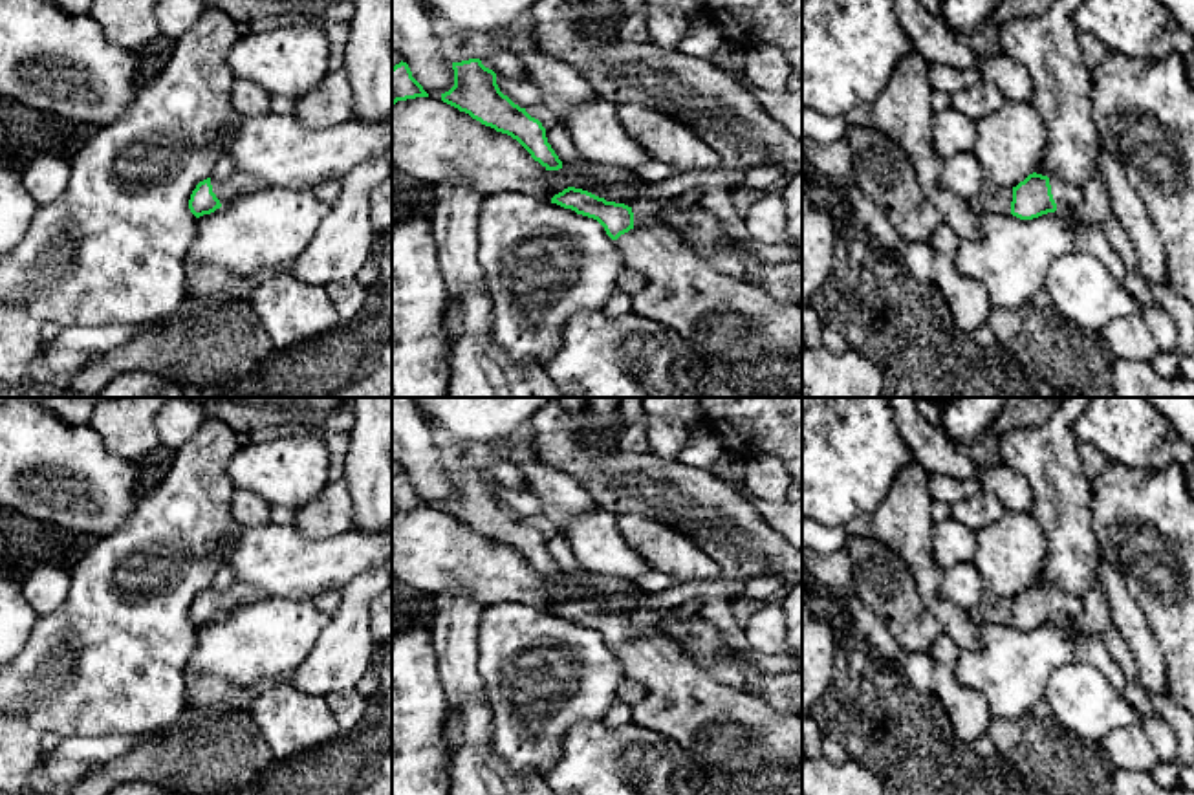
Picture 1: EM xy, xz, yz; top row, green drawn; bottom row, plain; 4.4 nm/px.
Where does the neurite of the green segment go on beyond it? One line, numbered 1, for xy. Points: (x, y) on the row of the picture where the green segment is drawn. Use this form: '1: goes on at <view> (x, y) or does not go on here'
1: goes on at xy (238, 182)

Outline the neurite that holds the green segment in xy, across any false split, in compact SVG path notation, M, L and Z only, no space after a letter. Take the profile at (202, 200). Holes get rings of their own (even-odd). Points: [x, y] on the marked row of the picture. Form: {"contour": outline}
{"contour": "M236 169L225 180L207 178L200 181L190 194L189 209L196 218L200 218L203 214L214 212L236 196L255 192L264 187L266 183L262 180Z"}

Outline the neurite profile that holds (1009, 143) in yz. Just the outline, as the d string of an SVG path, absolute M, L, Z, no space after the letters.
M1009 101L976 123L972 154L985 180L1016 187L1037 172L1046 152L1044 117L1031 103Z

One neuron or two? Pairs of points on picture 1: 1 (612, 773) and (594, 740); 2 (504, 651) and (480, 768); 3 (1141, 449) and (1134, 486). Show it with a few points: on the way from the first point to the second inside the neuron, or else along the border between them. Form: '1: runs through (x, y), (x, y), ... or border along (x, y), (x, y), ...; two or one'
1: runs through (605, 766), (594, 755), (594, 748); one
2: border along (480, 675), (491, 720), (491, 748), (502, 759); two
3: border along (1118, 462), (1143, 473), (1154, 473), (1174, 464); two

